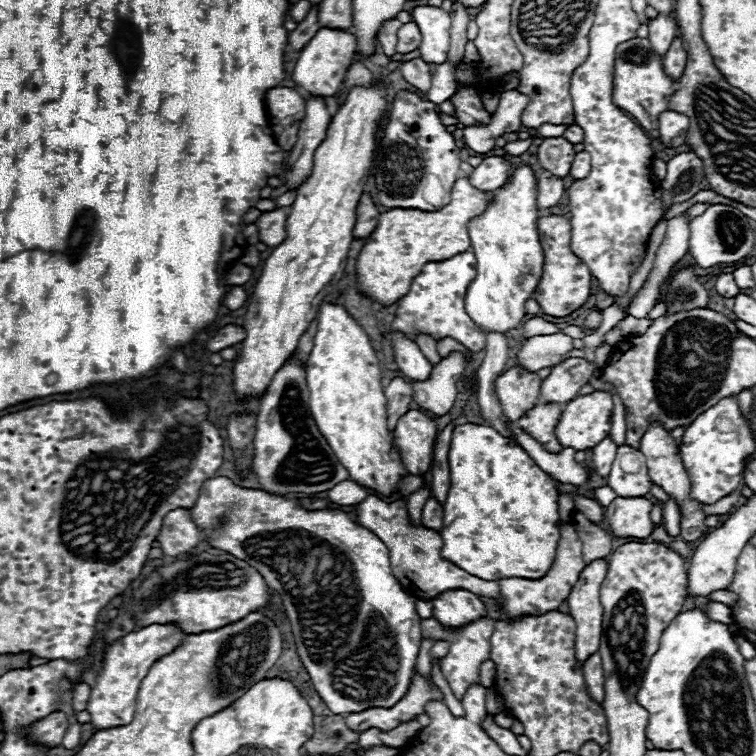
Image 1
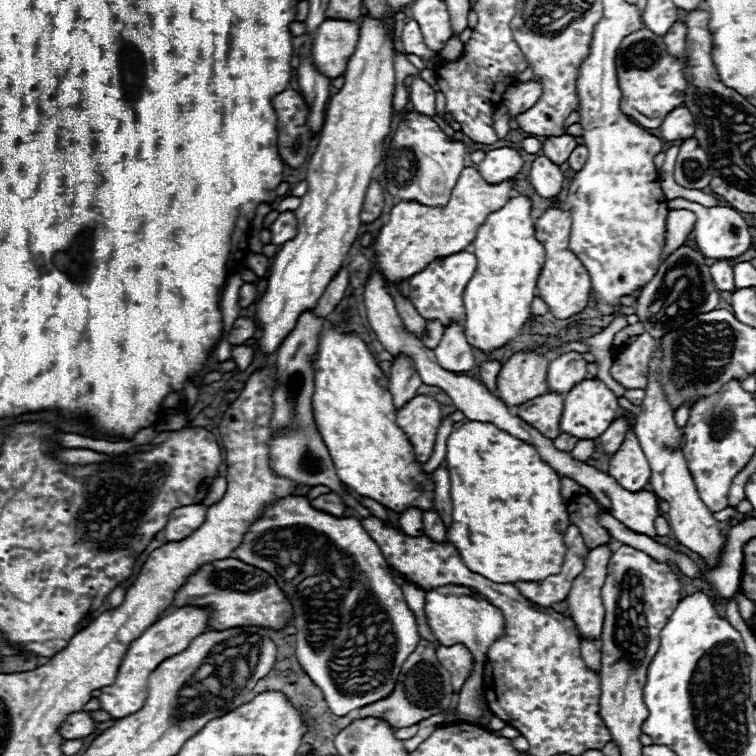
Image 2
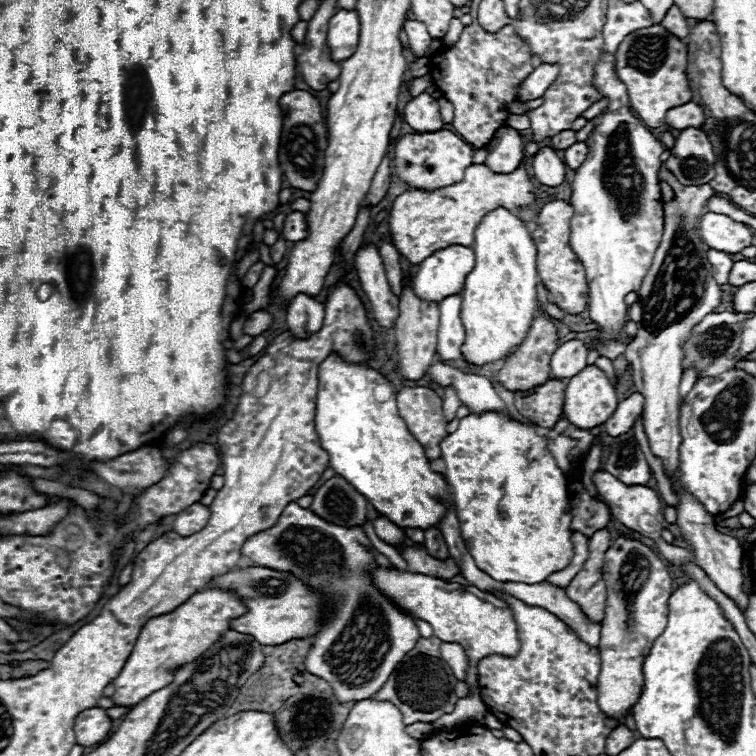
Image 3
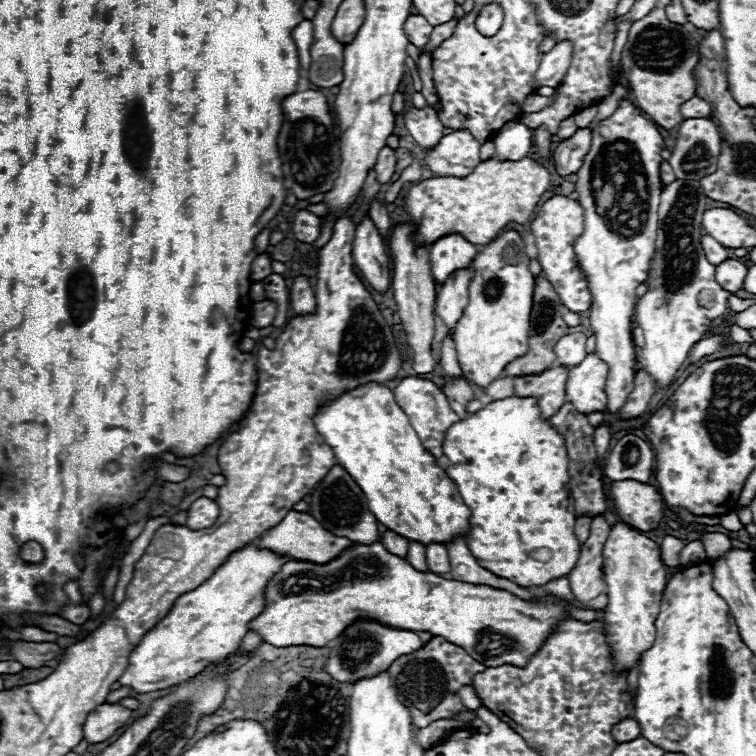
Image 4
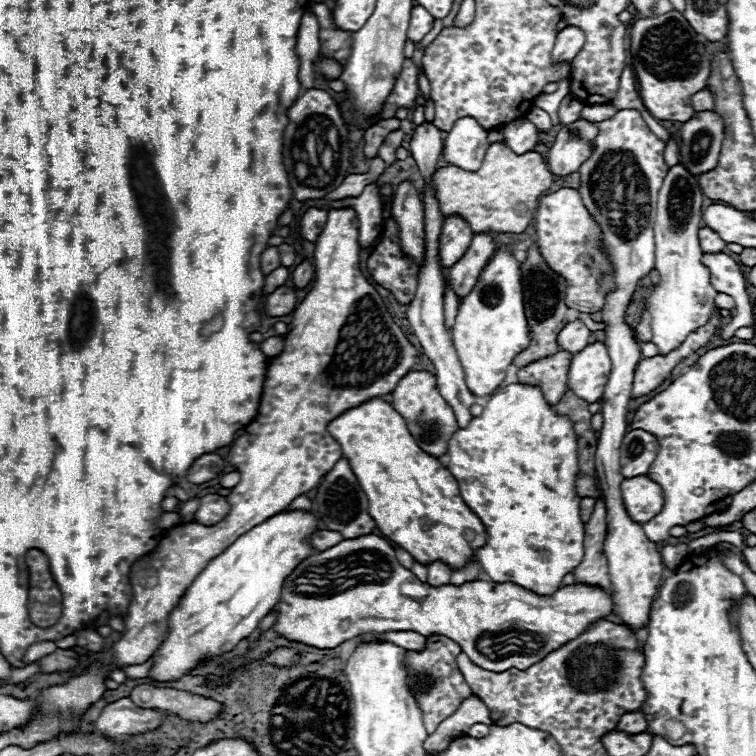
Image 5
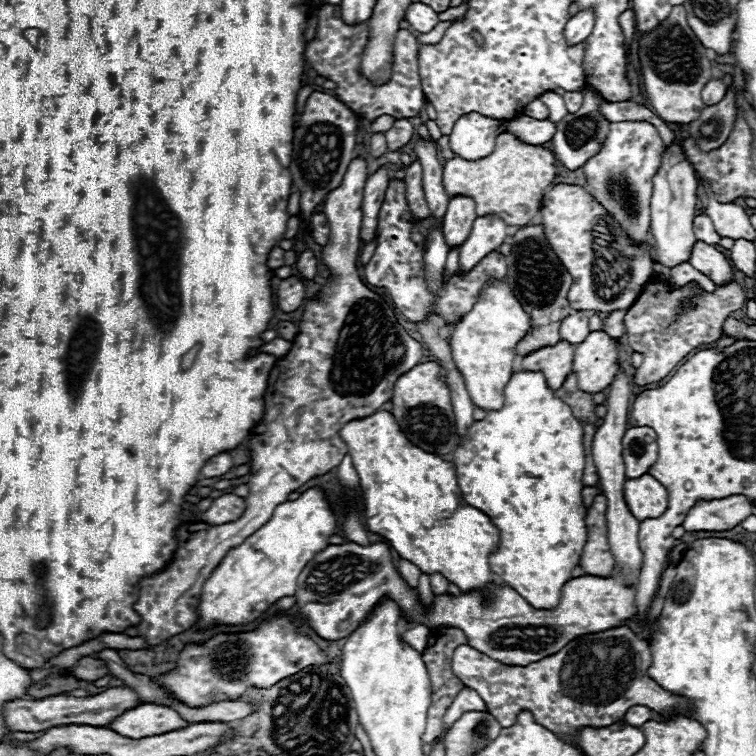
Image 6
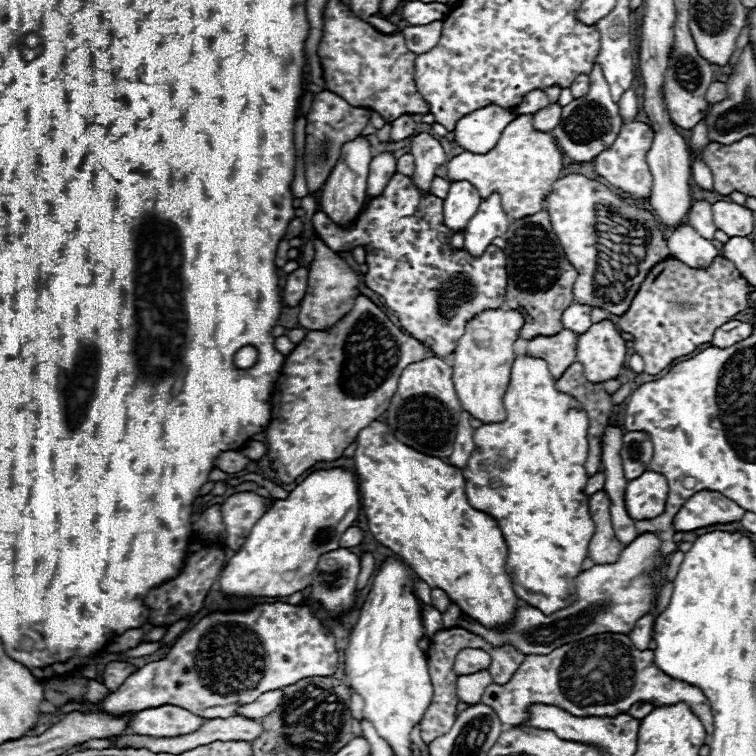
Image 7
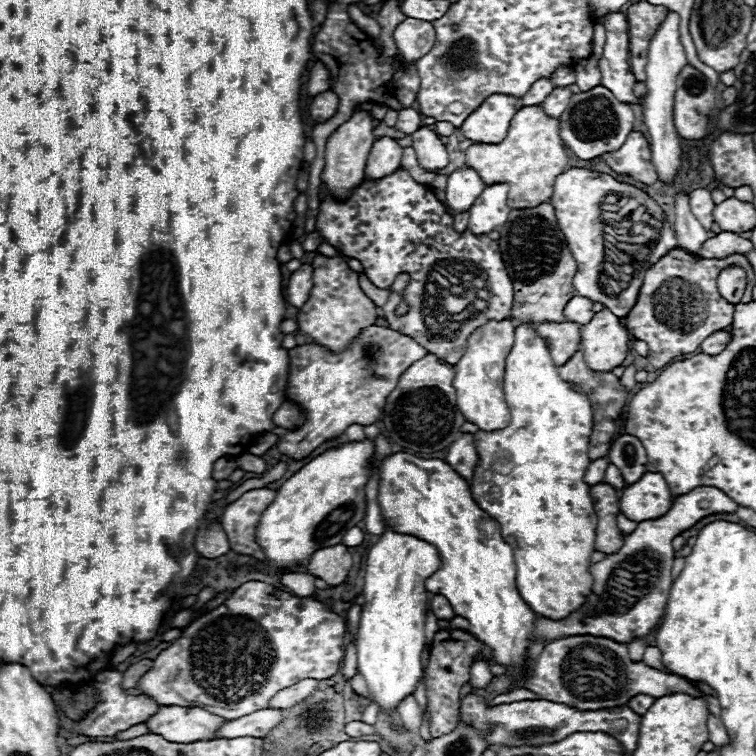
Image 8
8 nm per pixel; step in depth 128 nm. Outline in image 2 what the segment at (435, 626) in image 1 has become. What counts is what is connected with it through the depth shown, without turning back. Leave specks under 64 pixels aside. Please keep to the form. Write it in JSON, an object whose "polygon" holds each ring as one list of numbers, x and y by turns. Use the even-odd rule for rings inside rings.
{"polygon":[[438,646,436,654,440,664,452,674,454,690,460,692,466,676,472,670,472,654,466,650,466,646]]}

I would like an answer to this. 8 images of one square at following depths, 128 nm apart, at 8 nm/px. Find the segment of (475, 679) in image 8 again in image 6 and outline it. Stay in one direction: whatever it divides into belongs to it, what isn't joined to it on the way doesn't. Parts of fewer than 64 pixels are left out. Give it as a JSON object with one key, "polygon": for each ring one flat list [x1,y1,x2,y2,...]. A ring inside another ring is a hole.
{"polygon":[[462,688,462,692,458,692,458,696,454,698,454,702,450,704,446,716,444,716,444,732,448,732,448,728,464,714,470,710,486,710,484,700,478,696,478,692,474,692,472,688]]}

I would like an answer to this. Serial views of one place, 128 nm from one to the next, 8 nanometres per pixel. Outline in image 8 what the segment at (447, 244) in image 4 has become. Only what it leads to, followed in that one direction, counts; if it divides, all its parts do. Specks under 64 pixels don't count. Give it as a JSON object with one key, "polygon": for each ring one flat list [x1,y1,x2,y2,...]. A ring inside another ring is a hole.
{"polygon":[[462,166,448,176,446,204,454,212,464,212,476,202,476,198,482,194,482,190,484,190,484,182,478,176,478,172,474,172,474,168]]}

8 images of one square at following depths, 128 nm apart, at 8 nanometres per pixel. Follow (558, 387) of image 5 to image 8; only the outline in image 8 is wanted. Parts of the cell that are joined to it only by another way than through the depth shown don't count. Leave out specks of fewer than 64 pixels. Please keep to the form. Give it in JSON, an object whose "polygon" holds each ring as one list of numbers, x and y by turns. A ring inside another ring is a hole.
{"polygon":[[540,324,536,330,548,342,550,356,556,366,562,366,580,350,580,324]]}

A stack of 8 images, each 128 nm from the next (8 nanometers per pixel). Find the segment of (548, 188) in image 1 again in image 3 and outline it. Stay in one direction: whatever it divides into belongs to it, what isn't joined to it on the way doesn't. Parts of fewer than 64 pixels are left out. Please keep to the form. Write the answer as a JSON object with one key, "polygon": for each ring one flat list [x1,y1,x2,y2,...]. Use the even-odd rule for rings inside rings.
{"polygon":[[542,146,532,160,532,172,540,184,558,186,564,182,564,162,558,158,558,152,550,146]]}

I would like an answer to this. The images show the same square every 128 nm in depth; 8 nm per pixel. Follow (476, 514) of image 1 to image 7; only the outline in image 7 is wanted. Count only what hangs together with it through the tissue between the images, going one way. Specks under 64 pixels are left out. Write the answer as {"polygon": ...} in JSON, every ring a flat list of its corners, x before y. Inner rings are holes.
{"polygon":[[516,356,516,360,512,362,510,384,508,384,506,394,504,394,504,408,508,412,508,418,504,422,500,422,500,424,484,424,484,426,480,426,474,432,476,448,470,454,466,468,462,470,462,474,466,478,466,496,468,496,468,502,470,502,472,508,476,508,480,512,486,512,492,518,496,518,496,522,498,522,498,526,502,530,502,536,506,540,506,546,508,546,506,570,508,570,508,574,512,578,512,586,514,586,516,596,520,600,524,600,526,604,530,604,532,608,538,608,544,614,554,614,554,612,570,606,576,600,574,580,582,572,582,560,588,556,588,544,590,544,592,534,594,534,594,522,590,520,590,510,588,510,590,508,588,506,588,494,584,492,586,480,588,480,588,474,586,474,586,468,584,468,584,462,588,458,588,438,586,438,586,434,588,434,588,416,570,394,564,394,564,392,556,390,556,380,550,376,546,360,534,358,534,356]]}

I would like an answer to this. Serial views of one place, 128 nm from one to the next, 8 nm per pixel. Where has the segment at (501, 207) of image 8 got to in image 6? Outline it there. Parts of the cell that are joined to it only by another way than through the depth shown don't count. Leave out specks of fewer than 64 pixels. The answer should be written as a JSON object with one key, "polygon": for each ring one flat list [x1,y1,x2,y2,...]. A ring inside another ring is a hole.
{"polygon":[[498,214,478,216,472,232,460,246,460,270,472,270,488,252,496,250,506,238,508,224]]}

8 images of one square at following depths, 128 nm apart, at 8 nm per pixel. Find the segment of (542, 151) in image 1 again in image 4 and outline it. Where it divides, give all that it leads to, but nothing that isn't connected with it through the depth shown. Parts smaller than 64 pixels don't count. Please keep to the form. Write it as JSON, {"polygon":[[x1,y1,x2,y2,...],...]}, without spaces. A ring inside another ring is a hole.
{"polygon":[[568,116,566,120,562,120,562,128,558,128,558,136,560,136,560,140,564,140,564,138,570,138,576,130,578,130,578,126,574,122,574,116]]}

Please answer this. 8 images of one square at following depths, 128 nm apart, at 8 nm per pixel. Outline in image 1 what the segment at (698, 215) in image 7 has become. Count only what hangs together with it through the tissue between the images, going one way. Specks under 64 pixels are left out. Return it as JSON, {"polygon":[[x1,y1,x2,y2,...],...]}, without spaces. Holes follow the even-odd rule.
{"polygon":[[720,274,716,278,716,290,718,290,720,296,726,296,726,298,734,298,740,292,732,274]]}

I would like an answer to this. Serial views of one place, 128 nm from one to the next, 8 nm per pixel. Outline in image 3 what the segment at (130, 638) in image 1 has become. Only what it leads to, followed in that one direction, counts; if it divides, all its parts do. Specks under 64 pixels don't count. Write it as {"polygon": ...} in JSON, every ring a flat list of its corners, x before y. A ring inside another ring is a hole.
{"polygon":[[206,588,190,596,184,604,168,612,166,616,162,614,148,620,146,626,140,630,140,636,124,668,112,682,116,688,116,692,112,694,114,704,132,706,150,696,150,692,168,686,174,680,174,668,190,664,190,660,202,656,202,652,210,648,210,644,216,644,230,630,230,620,234,620,234,616,242,616,242,612,246,612,246,606,242,604,242,600,238,600,236,592]]}

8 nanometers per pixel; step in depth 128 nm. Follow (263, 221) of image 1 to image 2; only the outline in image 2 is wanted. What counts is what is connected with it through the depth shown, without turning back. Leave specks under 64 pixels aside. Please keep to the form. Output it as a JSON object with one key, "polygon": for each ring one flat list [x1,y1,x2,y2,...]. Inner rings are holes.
{"polygon":[[286,210,282,212,274,224,270,226,272,232,272,244,284,244,286,240,292,240,296,236,296,220,294,220,294,212]]}

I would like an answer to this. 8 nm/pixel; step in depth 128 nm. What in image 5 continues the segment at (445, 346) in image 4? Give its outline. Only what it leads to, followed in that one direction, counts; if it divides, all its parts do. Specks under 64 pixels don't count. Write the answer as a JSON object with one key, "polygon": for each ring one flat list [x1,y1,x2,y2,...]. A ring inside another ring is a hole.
{"polygon":[[446,284,446,294,444,294,444,312,446,312,446,326,454,326,454,318,458,314,458,296,456,292]]}

